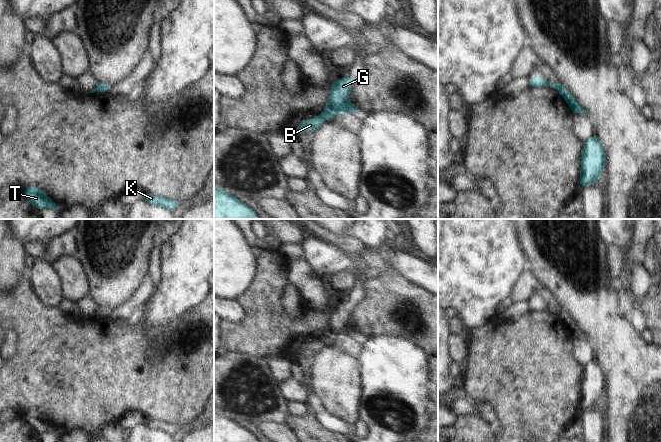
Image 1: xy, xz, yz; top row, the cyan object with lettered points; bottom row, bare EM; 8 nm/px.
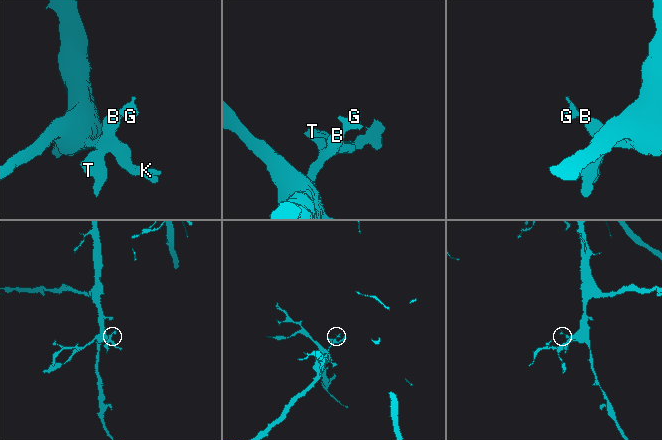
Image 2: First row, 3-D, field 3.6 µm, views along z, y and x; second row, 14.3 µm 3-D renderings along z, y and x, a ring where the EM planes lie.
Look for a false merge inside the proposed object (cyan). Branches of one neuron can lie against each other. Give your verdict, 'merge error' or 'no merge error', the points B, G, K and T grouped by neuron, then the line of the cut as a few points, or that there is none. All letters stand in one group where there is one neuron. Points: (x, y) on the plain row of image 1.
merge error; B K T / G; cut in xz along (320, 339), (325, 343)

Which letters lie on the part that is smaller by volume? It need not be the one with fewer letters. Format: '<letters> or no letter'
G

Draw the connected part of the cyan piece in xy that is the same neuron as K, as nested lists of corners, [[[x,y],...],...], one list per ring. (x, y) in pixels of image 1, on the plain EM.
[[[143,416],[142,421],[146,422],[149,427],[164,431],[171,436],[174,432],[182,428],[181,426],[177,424],[171,424],[171,423],[164,422],[164,421],[149,419],[145,416]]]

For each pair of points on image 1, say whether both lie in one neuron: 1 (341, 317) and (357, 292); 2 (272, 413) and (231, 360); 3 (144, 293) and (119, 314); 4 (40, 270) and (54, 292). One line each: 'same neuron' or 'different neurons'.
1: same neuron
2: same neuron
3: same neuron
4: same neuron

